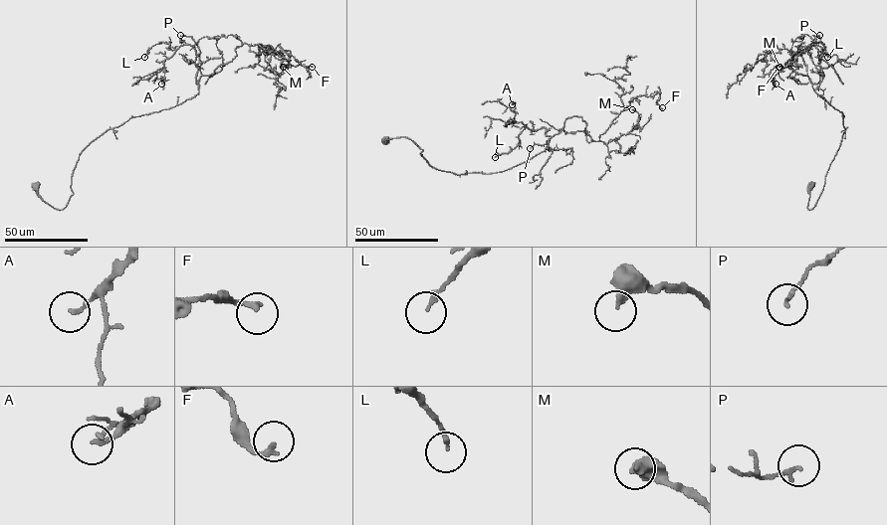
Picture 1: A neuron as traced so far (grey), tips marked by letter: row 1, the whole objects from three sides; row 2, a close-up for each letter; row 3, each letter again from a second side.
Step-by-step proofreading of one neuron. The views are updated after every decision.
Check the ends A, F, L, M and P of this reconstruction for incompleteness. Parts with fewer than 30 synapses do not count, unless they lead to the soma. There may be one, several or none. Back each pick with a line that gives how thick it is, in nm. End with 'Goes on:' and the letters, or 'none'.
Goes on: none

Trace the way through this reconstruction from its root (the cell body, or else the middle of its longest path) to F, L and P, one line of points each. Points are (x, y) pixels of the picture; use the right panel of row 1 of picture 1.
F: (810, 185), (809, 210), (844, 116), (786, 64), (811, 44), (800, 54), (773, 44), (763, 74), (778, 67)
L: (810, 185), (809, 210), (840, 144), (844, 116), (814, 90), (797, 47), (805, 50), (822, 43), (827, 57)
P: (810, 185), (809, 210), (845, 130), (843, 114), (812, 87), (819, 81), (814, 44), (819, 35)

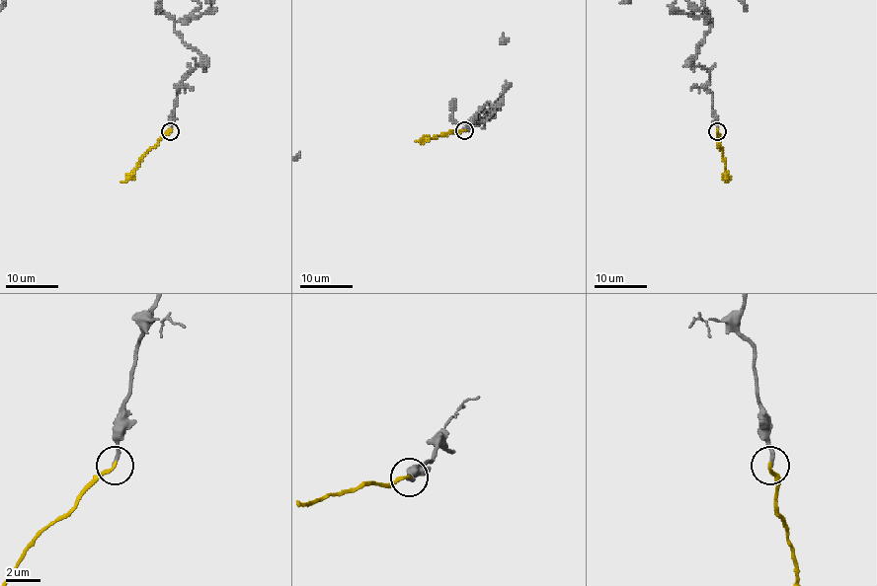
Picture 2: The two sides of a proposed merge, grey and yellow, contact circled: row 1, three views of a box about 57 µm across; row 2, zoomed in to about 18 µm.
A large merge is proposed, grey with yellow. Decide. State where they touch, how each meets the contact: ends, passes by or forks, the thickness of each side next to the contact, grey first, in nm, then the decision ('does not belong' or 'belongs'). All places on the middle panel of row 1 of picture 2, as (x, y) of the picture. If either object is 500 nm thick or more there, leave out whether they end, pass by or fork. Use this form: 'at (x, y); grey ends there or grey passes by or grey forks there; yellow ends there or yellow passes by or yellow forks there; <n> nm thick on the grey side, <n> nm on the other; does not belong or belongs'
at (464, 130); grey ends there; yellow ends there; 180 nm thick on the grey side, 200 nm on the other; belongs

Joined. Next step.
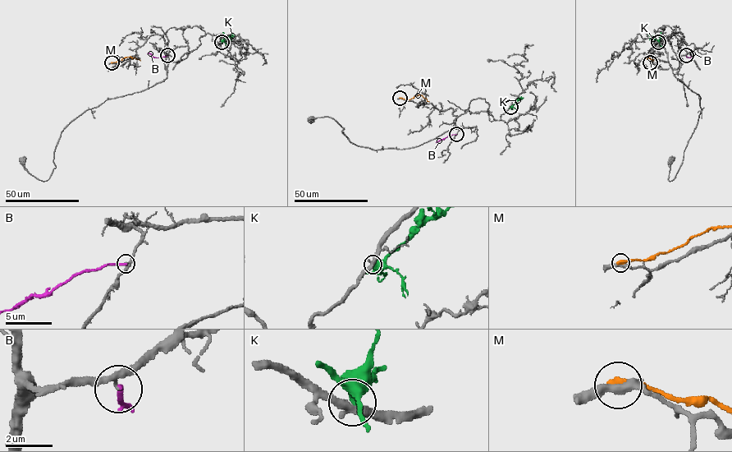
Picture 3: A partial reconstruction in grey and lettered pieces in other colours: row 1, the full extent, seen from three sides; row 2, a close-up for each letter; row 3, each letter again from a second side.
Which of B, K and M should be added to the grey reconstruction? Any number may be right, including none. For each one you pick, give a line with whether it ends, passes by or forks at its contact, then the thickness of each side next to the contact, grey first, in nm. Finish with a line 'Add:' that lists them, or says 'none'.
Add: none

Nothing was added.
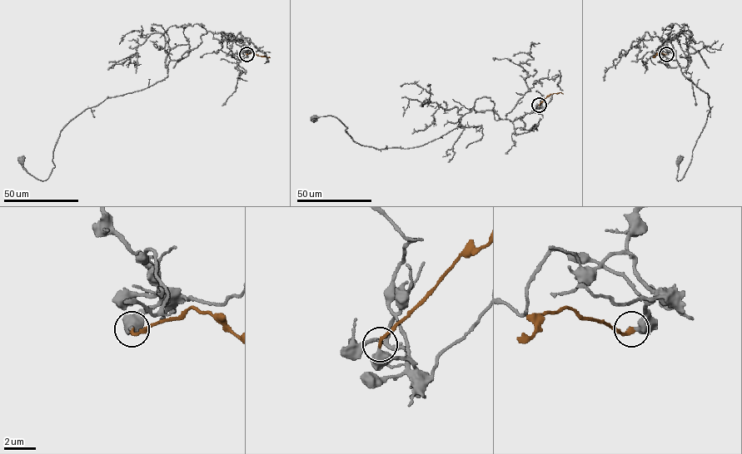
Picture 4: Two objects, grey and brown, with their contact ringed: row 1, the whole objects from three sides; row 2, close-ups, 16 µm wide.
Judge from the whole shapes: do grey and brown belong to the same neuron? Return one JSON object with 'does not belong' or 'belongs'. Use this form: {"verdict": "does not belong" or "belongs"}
{"verdict": "belongs"}

